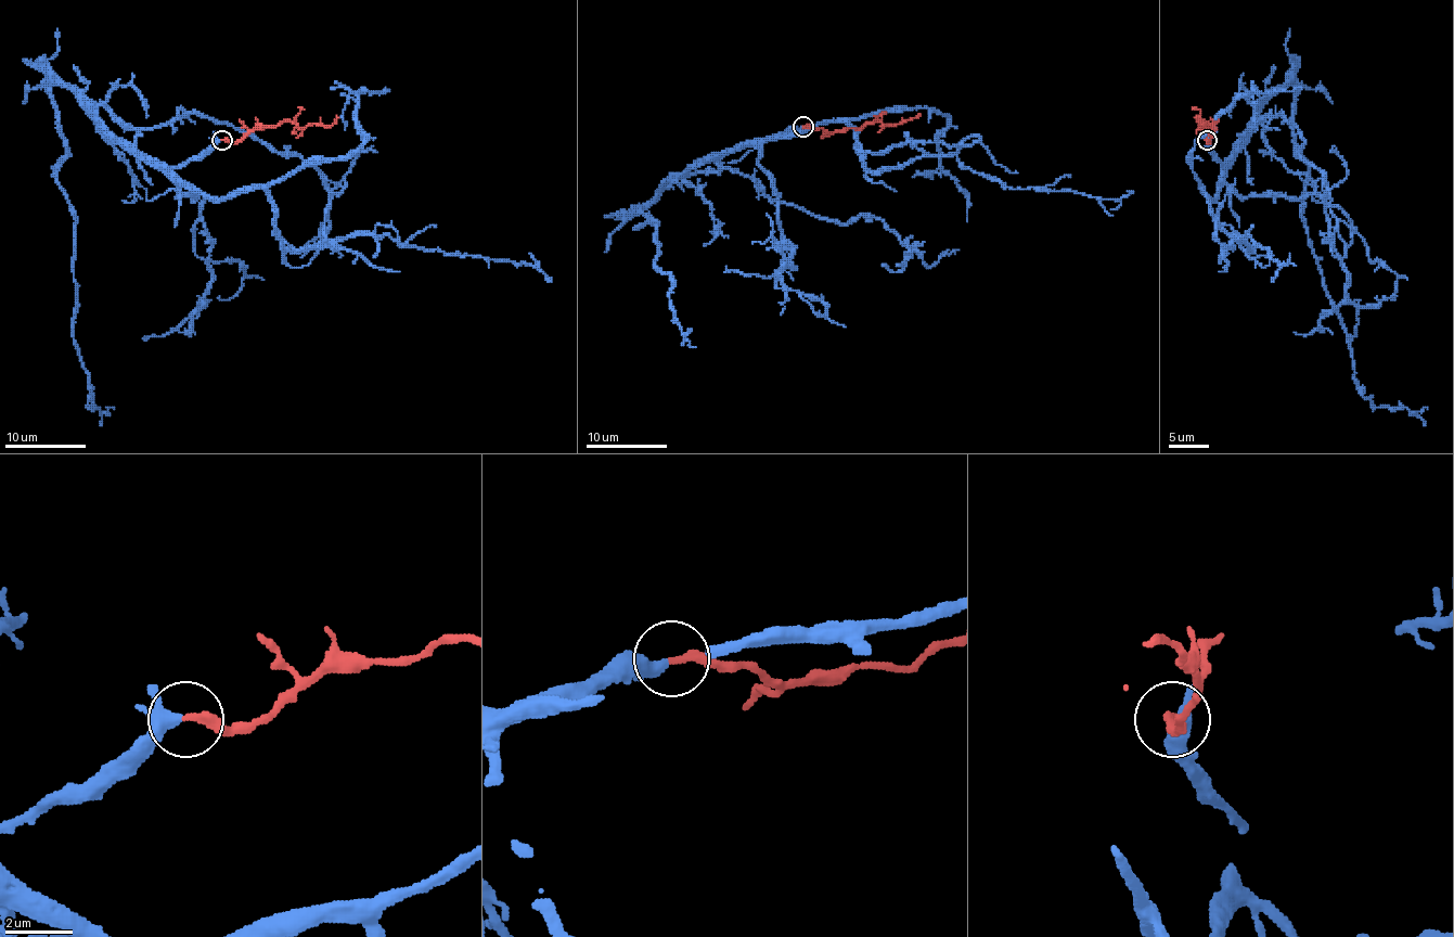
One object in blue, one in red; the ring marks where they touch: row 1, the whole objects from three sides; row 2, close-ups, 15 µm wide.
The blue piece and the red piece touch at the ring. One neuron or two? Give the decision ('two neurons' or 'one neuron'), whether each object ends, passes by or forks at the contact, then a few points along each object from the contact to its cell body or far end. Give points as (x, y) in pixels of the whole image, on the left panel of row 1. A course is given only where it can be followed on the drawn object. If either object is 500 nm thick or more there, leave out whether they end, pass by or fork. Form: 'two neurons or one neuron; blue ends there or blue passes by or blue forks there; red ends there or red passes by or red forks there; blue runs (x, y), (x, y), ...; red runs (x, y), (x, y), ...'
one neuron; blue forks there; red ends there; blue runs (221, 140), (156, 168), (51, 85), (73, 218), (73, 334), (88, 407), (114, 409); red runs (221, 140), (241, 142), (252, 131), (284, 122), (303, 127), (320, 124), (331, 126), (336, 115)

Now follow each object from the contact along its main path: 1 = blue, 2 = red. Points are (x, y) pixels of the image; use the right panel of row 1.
1: (1207, 140), (1224, 168), (1259, 110), (1296, 85), (1301, 218), (1356, 388), (1375, 407), (1427, 409)
2: (1207, 140), (1208, 142), (1212, 131), (1205, 122), (1205, 127), (1205, 124), (1200, 126), (1196, 115)

